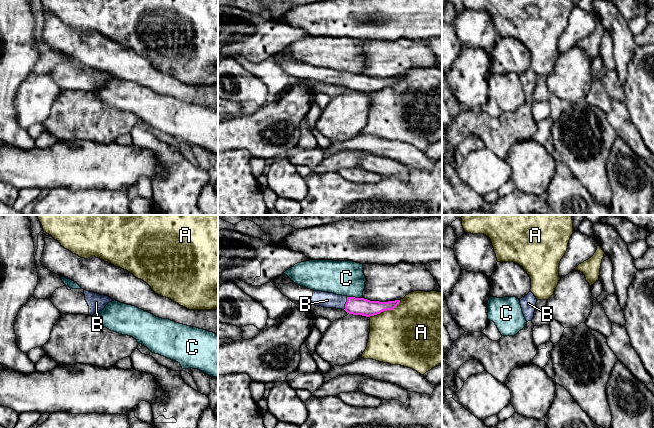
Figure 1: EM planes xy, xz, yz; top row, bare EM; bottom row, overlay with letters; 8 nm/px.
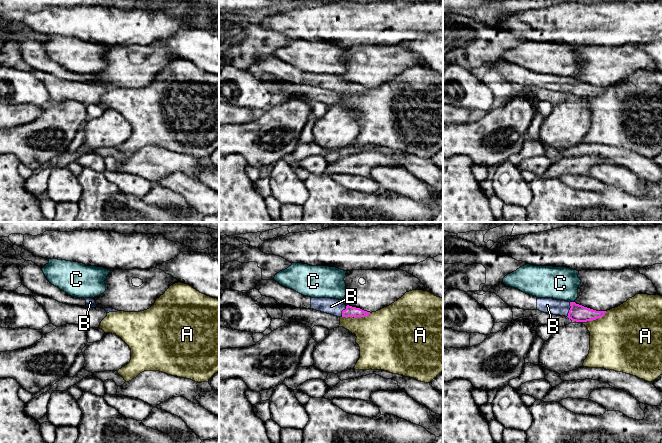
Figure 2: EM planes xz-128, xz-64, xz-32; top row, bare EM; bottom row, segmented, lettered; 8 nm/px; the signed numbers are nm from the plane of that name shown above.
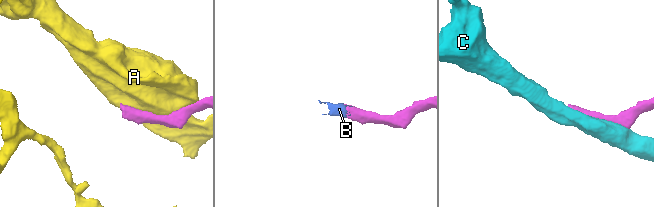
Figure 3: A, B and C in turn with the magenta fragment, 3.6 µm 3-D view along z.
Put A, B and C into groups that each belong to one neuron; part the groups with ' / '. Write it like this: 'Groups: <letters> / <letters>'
Groups: A / B / C

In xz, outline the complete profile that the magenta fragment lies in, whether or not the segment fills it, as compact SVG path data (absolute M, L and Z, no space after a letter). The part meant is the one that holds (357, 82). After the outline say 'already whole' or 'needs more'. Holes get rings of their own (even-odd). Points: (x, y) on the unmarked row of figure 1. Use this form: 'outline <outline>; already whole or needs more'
outline M273 59L280 68L295 80L313 80L324 84L336 84L345 86L349 90L362 91L366 93L380 90L383 87L393 86L399 76L379 78L364 74L347 73L334 69L313 67L306 63L289 59Z; needs more

